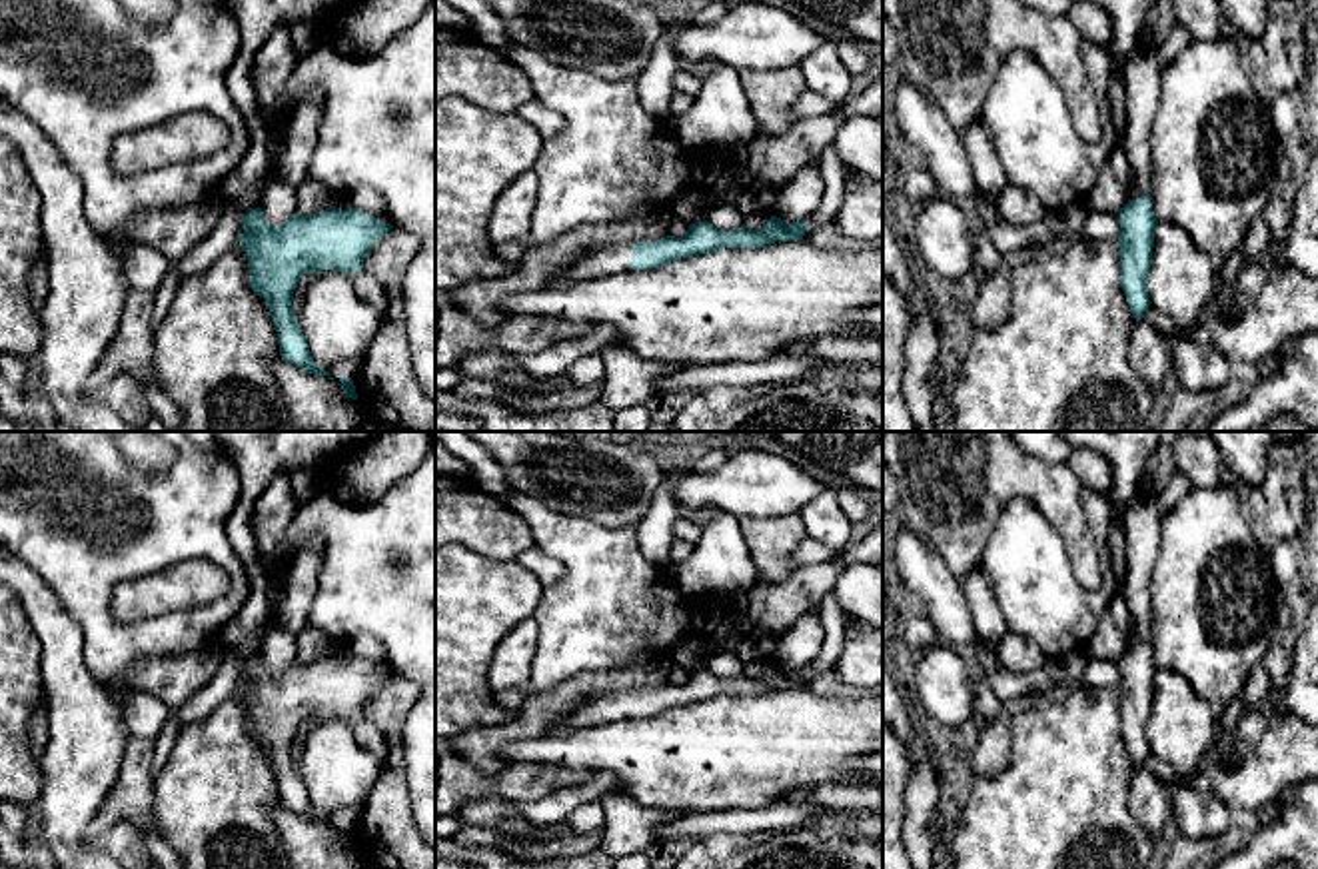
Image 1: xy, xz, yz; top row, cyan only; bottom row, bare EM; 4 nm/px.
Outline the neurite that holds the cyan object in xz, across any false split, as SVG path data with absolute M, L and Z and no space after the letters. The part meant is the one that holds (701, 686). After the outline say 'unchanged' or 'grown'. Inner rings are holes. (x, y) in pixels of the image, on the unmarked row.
M771 663L759 677L751 677L743 671L737 677L725 679L707 667L695 669L681 685L665 683L653 689L591 693L545 731L569 733L599 721L659 715L667 709L711 701L723 695L759 695L775 689L803 687L805 677L807 667L787 669L777 663Z | grown

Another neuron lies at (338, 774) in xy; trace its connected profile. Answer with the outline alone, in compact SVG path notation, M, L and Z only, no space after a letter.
M320 717L312 721L296 769L308 787L314 809L333 823L341 823L341 809L361 805L381 761L357 745L349 721Z

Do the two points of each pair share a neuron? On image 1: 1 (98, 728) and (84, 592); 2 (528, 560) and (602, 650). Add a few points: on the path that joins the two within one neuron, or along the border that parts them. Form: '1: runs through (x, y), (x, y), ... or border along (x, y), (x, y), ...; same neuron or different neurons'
1: border along (80, 632), (86, 670), (118, 702); different neurons
2: border along (534, 544), (562, 566), (562, 576), (546, 588); different neurons

